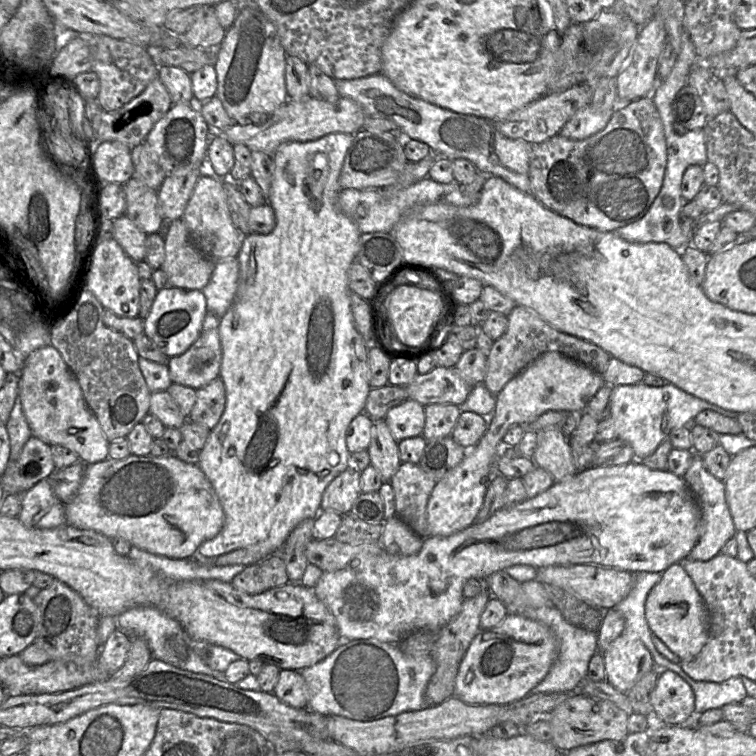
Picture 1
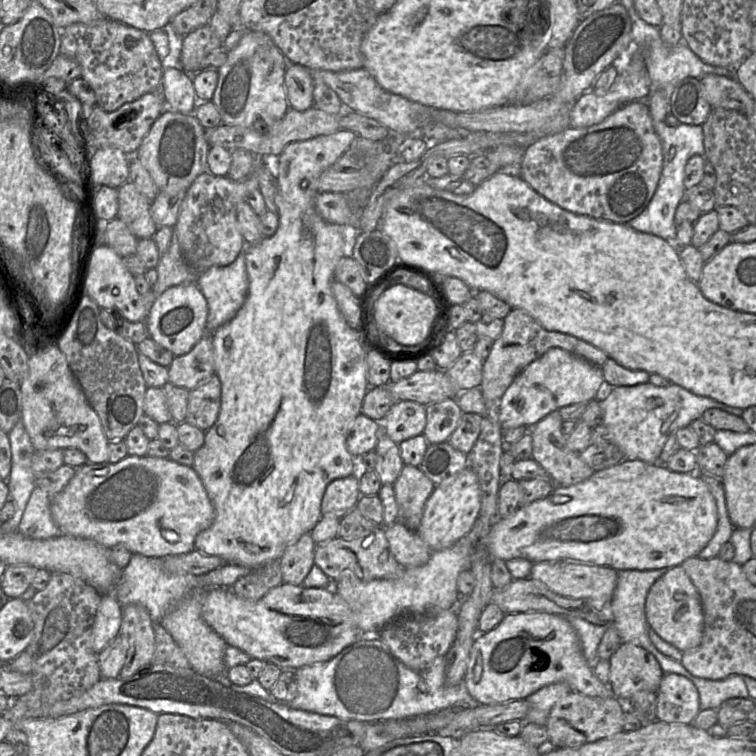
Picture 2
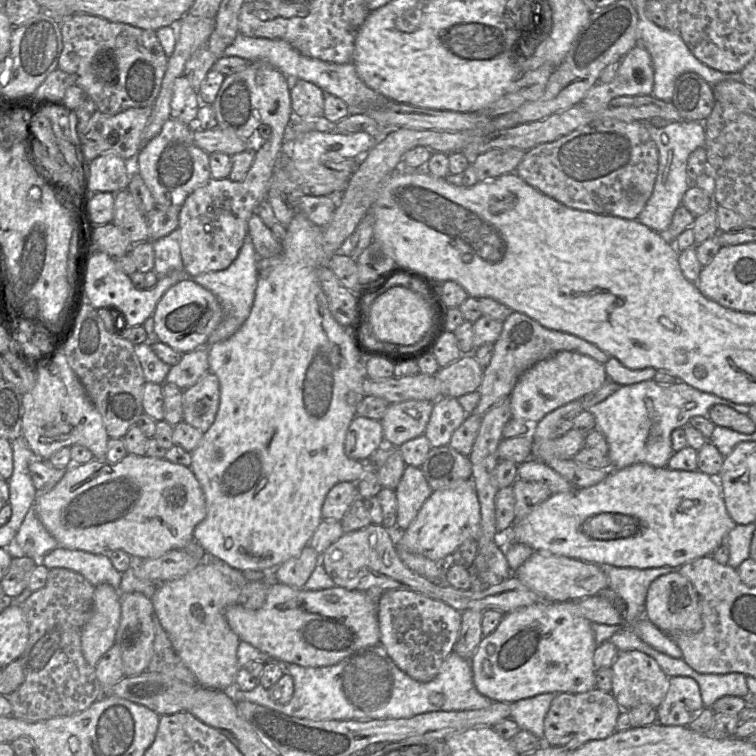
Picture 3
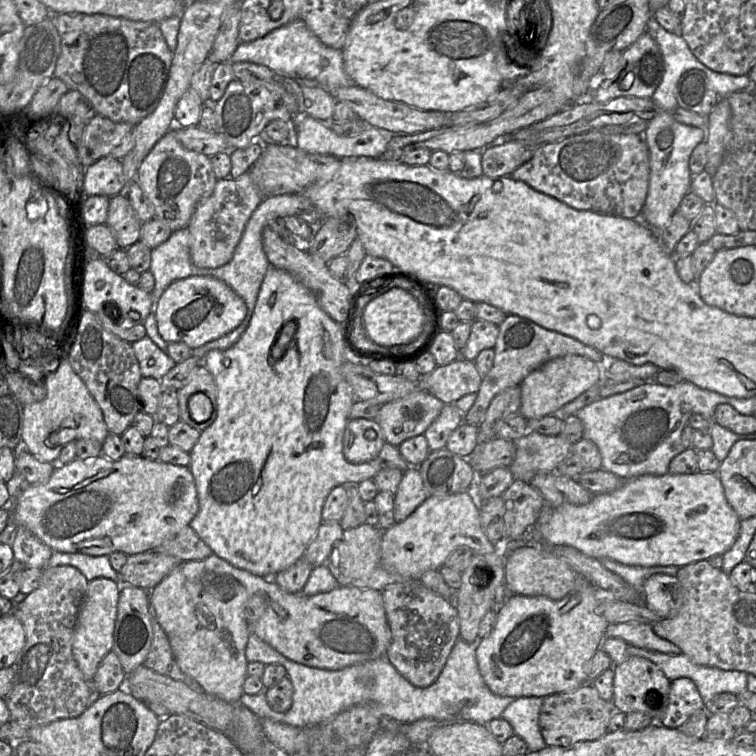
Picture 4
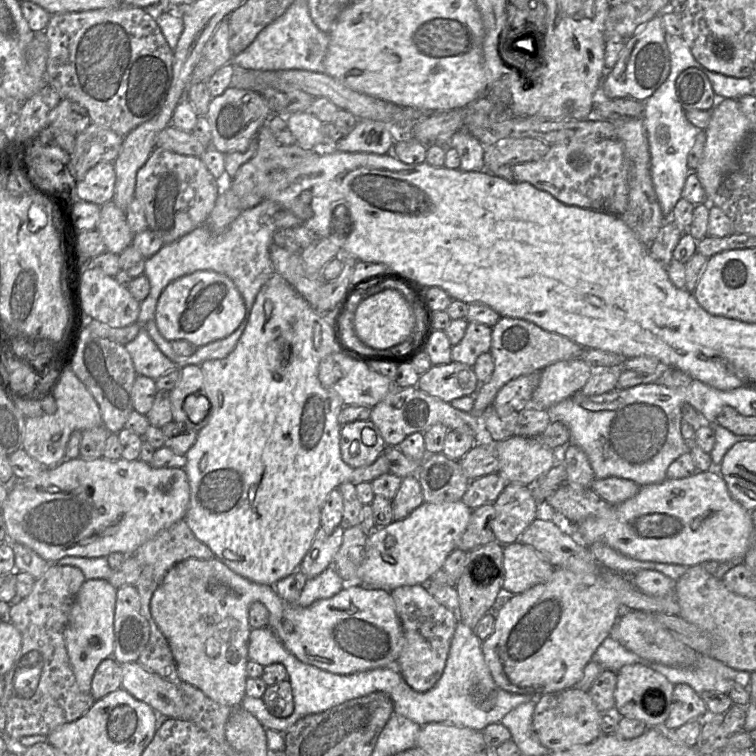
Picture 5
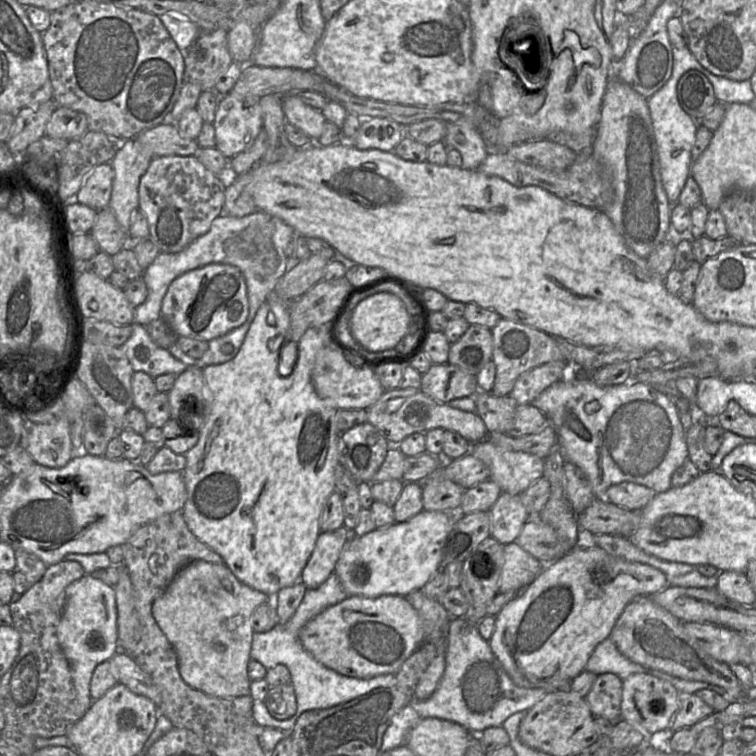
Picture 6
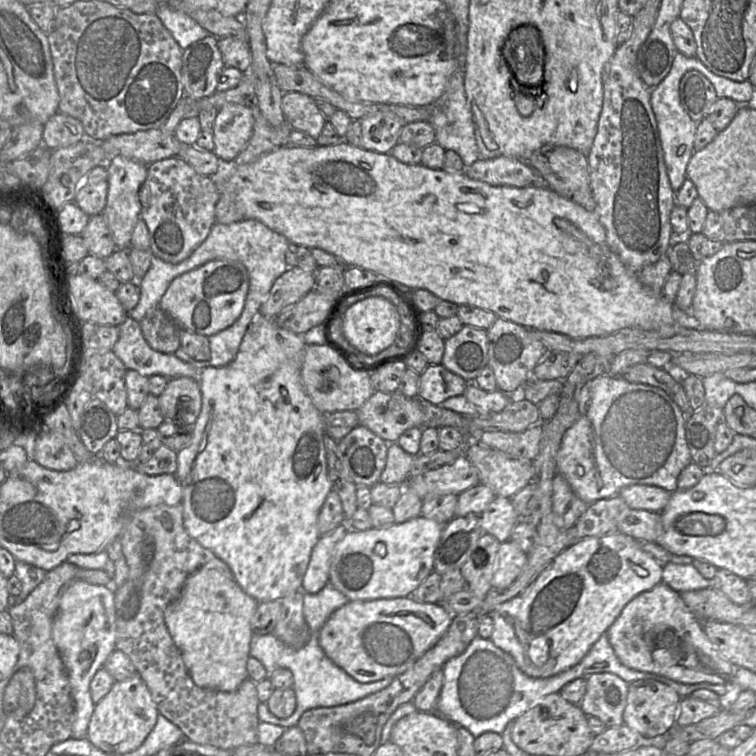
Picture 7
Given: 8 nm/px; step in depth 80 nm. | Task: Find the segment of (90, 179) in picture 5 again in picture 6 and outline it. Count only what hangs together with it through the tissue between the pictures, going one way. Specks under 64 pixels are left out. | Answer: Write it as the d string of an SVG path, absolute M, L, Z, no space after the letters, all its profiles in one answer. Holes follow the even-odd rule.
M111 163L94 167L83 181L78 193L77 202L96 211L108 207L114 180Z

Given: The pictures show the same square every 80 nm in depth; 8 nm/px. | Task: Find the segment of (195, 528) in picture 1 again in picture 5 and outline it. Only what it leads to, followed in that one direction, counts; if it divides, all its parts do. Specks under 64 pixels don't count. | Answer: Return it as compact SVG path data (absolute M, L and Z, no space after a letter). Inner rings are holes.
M64 459L37 476L16 478L13 483L3 484L9 489L1 510L7 540L29 547L50 564L66 556L107 558L113 552L133 555L160 531L185 518L190 502L190 486L183 468L154 468L140 459Z

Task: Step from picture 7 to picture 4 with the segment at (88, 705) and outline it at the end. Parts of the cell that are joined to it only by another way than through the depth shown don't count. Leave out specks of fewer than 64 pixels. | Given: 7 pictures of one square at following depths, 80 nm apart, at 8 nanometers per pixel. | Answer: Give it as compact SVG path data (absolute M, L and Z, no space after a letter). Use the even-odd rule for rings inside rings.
M100 577L89 581L85 599L74 627L72 653L78 667L88 680L93 680L101 660L113 650L113 635L122 584Z

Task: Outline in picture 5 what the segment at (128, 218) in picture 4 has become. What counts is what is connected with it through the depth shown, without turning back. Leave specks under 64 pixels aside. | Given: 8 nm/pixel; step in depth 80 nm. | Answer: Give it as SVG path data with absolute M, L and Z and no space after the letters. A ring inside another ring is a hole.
M113 200L101 206L96 227L108 252L116 255L132 244L134 233L128 226L126 213Z

